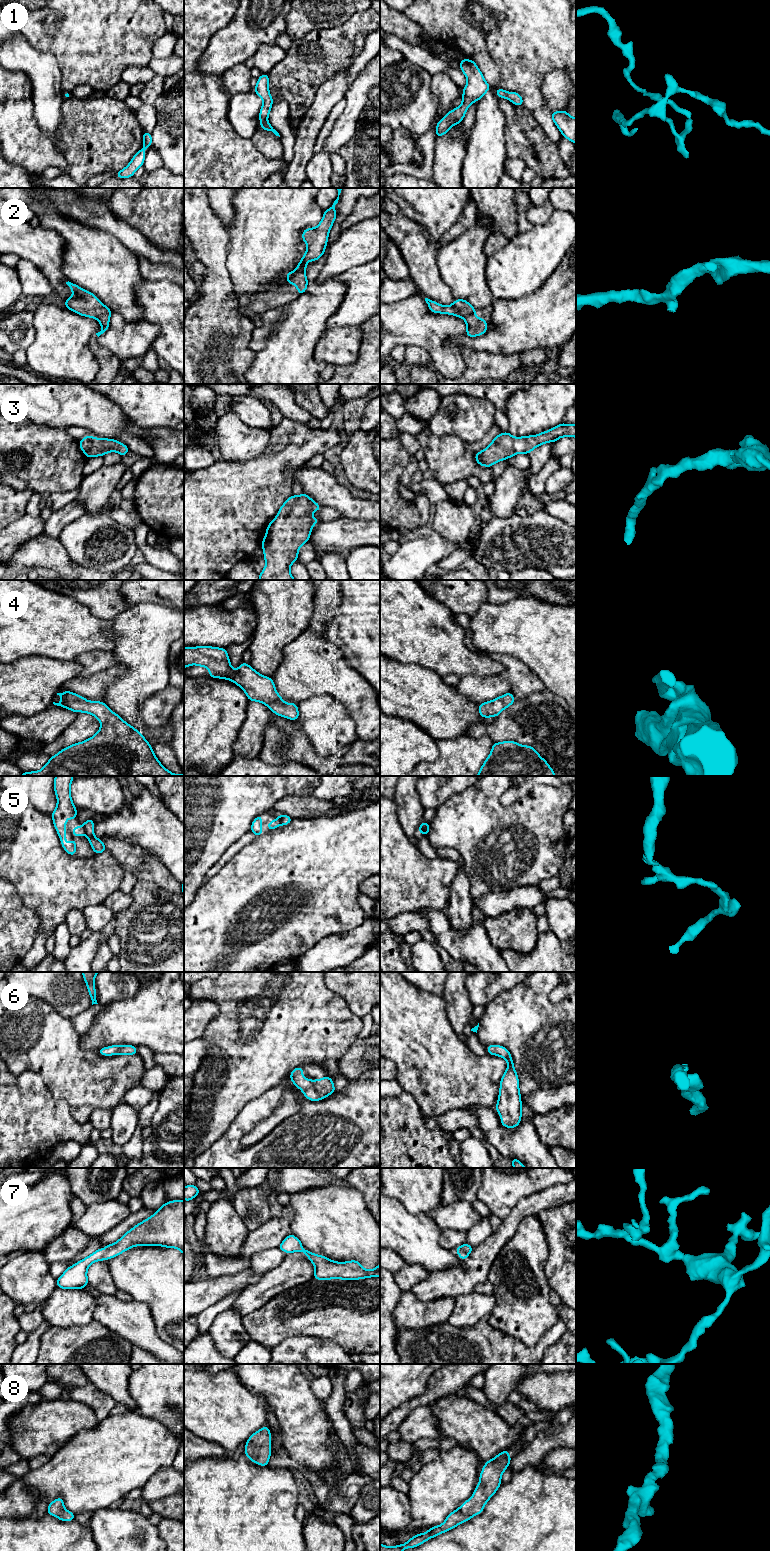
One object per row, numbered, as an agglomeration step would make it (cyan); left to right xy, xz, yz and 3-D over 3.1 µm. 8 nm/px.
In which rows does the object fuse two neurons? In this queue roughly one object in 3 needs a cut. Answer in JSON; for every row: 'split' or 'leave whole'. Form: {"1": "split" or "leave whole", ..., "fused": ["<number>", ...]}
{"1": "leave whole", "2": "split", "3": "leave whole", "4": "leave whole", "5": "split", "6": "leave whole", "7": "leave whole", "8": "leave whole", "fused": ["2", "5"]}

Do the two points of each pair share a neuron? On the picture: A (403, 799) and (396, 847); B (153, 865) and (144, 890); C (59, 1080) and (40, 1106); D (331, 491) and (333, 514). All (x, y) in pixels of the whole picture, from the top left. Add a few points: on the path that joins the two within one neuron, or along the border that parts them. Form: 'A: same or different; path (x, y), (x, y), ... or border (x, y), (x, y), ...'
A: different; border (394, 799), (397, 819), (409, 839)
B: different; border (138, 880), (151, 881), (168, 892)
C: different; border (37, 1072), (51, 1094), (69, 1106)
D: different; border (322, 506), (335, 508), (343, 515)

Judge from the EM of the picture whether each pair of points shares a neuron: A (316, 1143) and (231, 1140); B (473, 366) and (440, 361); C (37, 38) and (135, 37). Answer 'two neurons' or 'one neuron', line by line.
A: one neuron
B: two neurons
C: one neuron

